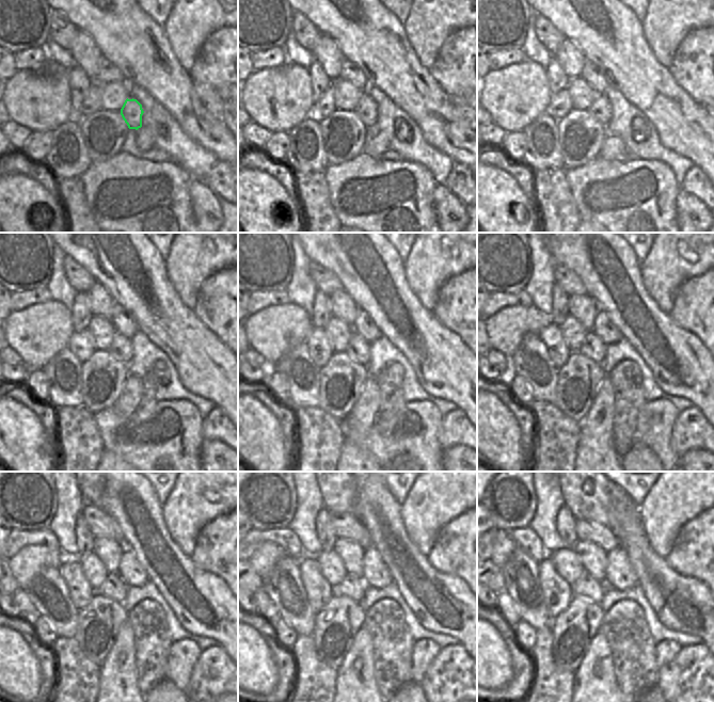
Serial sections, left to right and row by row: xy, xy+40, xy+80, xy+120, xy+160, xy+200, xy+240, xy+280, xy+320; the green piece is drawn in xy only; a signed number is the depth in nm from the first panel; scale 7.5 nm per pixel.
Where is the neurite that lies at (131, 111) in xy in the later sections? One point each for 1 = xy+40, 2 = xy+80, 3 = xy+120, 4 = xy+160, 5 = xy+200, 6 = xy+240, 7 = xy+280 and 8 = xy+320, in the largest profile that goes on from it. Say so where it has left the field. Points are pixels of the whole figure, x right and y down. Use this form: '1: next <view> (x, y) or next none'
1: next xy+40 (366, 109)
2: next xy+80 (601, 109)
3: next xy+120 (121, 348)
4: next xy+160 (359, 349)
5: next xy+200 (593, 348)
6: next xy+240 (114, 588)
7: next xy+280 (354, 588)
8: next xy+320 (589, 588)

